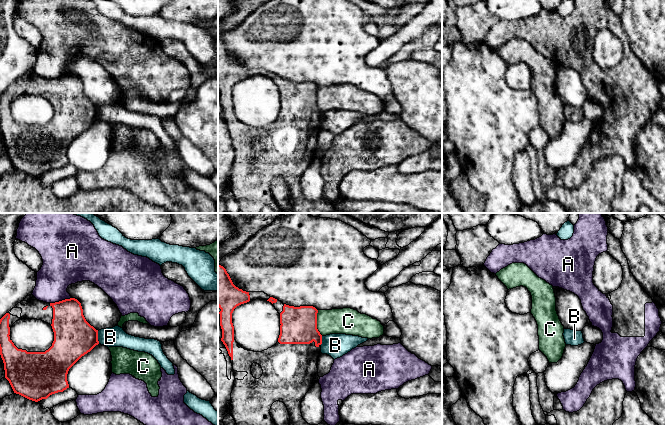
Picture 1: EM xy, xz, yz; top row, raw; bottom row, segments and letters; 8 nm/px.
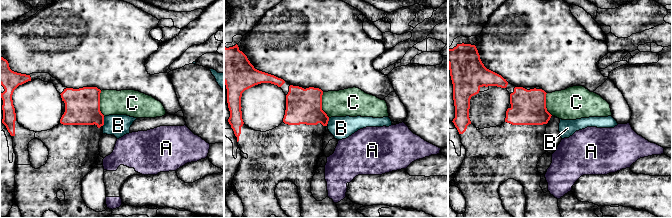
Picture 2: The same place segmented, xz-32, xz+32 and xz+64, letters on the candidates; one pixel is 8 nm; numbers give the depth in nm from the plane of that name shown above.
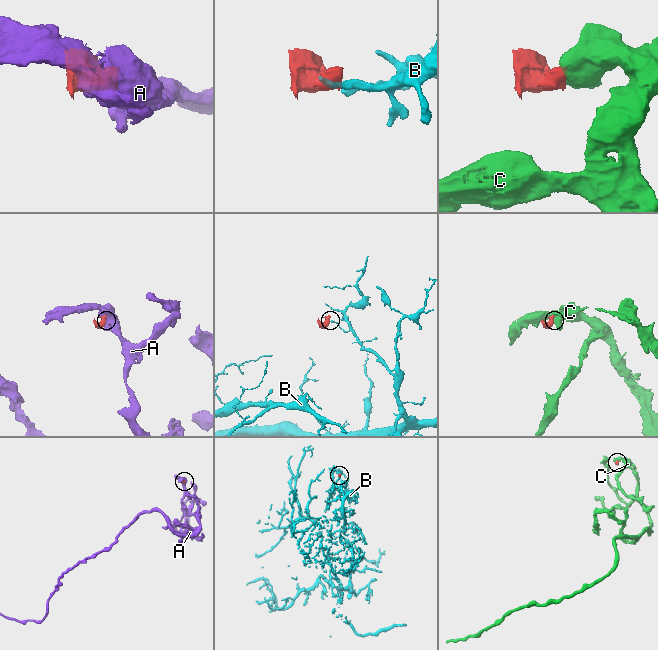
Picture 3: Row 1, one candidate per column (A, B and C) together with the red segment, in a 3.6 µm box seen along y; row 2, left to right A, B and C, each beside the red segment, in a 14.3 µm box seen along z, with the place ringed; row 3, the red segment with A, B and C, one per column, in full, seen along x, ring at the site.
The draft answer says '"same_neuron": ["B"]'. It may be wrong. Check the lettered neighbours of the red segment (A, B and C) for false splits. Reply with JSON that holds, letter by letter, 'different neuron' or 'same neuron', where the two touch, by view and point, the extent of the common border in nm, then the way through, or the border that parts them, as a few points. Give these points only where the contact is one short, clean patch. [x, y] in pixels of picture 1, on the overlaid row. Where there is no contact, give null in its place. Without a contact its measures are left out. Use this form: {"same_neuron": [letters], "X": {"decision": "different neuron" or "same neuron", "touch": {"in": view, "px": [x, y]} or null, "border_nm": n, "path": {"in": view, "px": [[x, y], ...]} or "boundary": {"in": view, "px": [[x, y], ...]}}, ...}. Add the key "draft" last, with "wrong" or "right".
{"same_neuron": [], "A": {"decision": "different neuron", "touch": {"in": "xy", "px": [60, 301]}, "border_nm": 180, "boundary": {"in": "xy", "px": [[71, 297], [50, 303]]}}, "B": {"decision": "different neuron", "touch": {"in": "xy", "px": [97, 337]}, "border_nm": 110, "boundary": {"in": "xy", "px": [[97, 331], [99, 343]]}}, "C": {"decision": "different neuron", "touch": {"in": "xz", "px": [316, 323]}, "border_nm": 220}, "draft": "wrong"}

